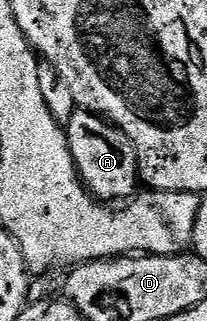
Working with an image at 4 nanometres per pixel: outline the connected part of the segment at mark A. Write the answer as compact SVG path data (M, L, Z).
M77 109L71 120L65 124L67 144L75 162L75 169L83 186L100 201L123 199L127 201L136 194L135 183L140 182L139 153L133 141L115 124L107 122L92 111Z

